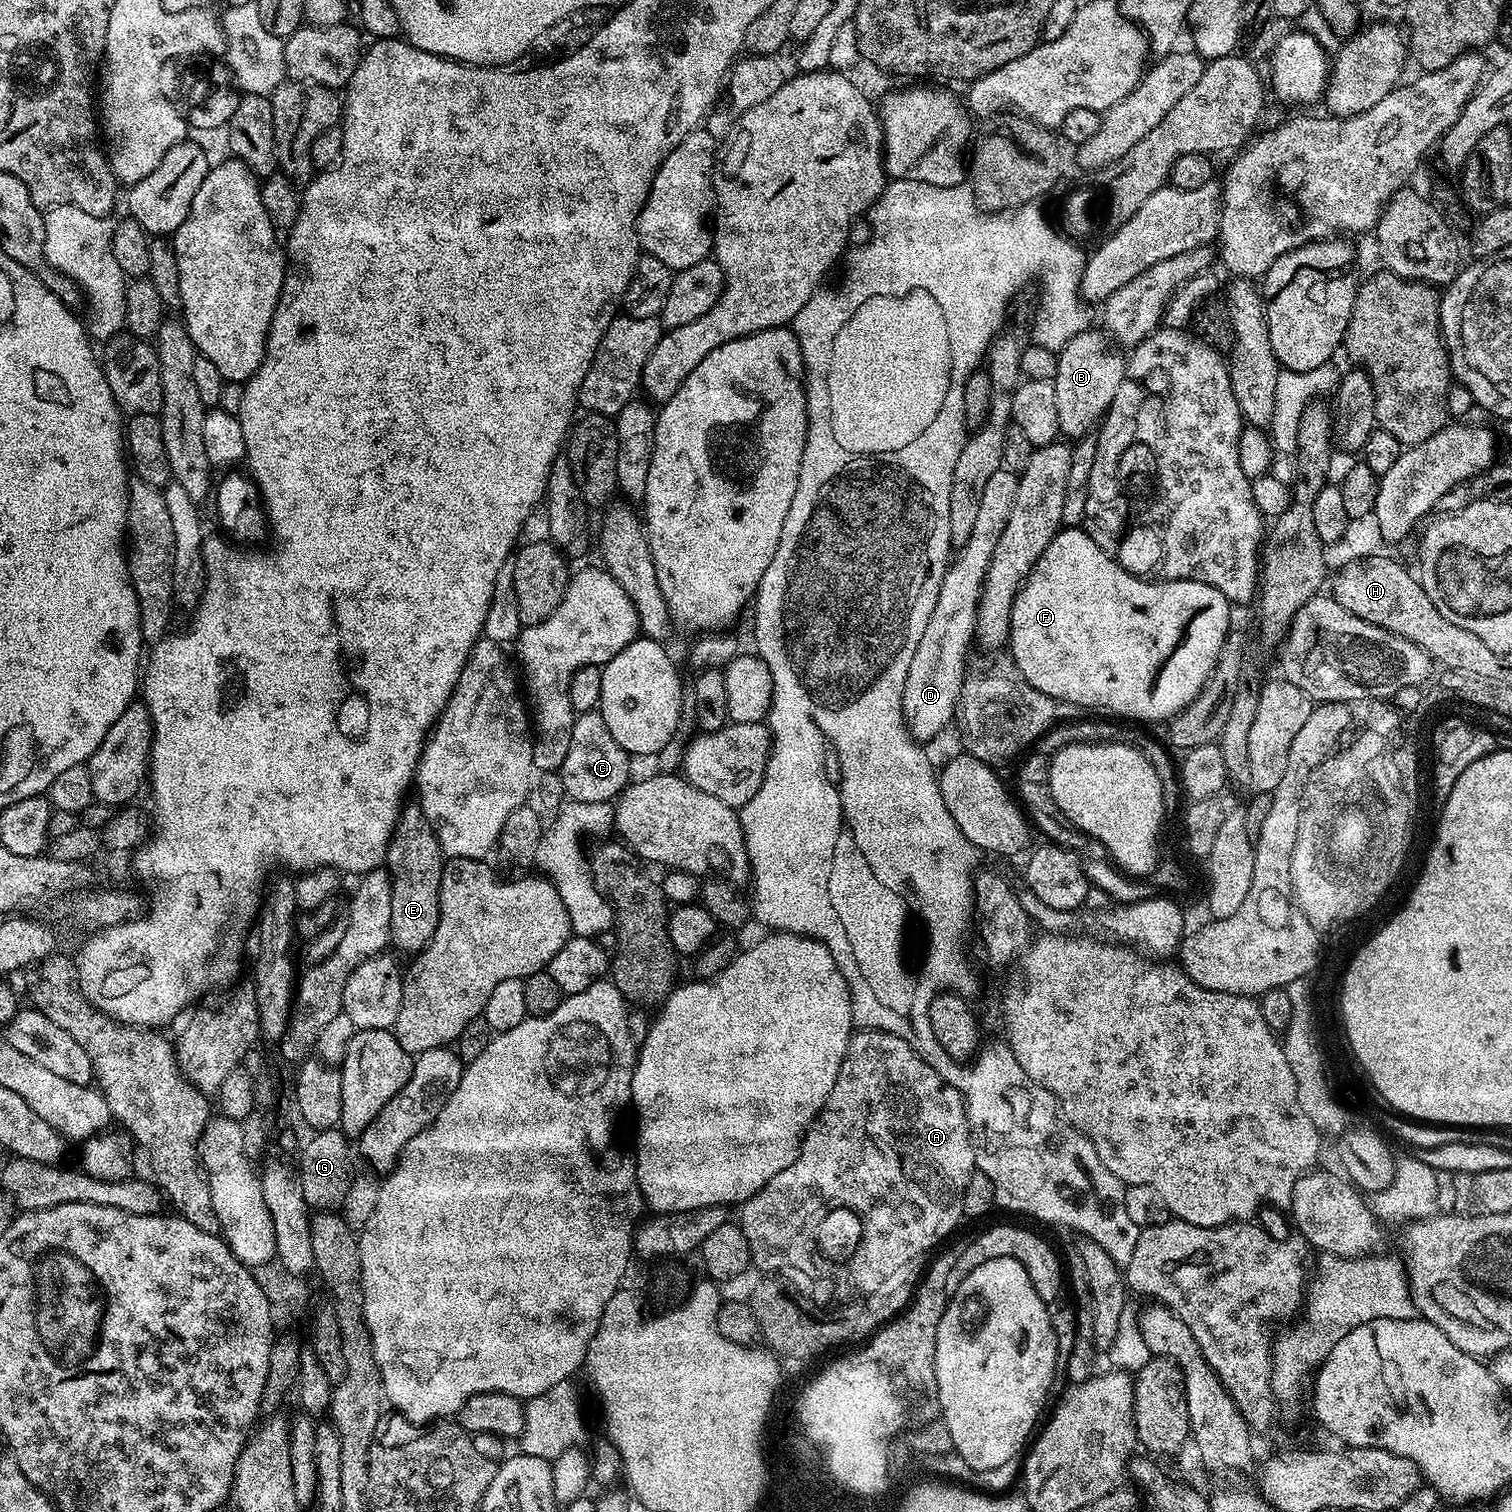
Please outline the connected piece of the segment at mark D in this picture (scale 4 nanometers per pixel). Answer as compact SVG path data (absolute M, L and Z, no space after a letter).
M1004 468L998 469L987 480L982 502L978 506L978 519L974 521L974 530L970 533L970 538L959 545L955 553L956 561L941 578L936 601L923 617L926 630L922 630L922 638L918 638L914 658L910 660L902 698L904 722L917 742L934 739L948 723L953 723L956 704L964 688L964 659L968 656L968 643L973 643L974 640L976 615L980 609L986 570L990 566L990 560L994 558L998 538L1002 538L1002 530L1006 530L1006 522L1010 522L1010 509L1014 506L1014 494L1019 485L1017 473L1008 472Z

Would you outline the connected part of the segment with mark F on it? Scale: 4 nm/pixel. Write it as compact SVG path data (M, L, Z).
M1064 526L1056 533L1056 537L1050 542L1050 546L1046 546L1046 550L1042 550L1038 562L1032 568L1032 573L1028 575L1026 582L1020 587L1020 593L1014 598L1014 606L1012 607L1012 630L1008 634L1007 647L1009 649L1012 648L1012 660L1016 663L1017 670L1015 669L1015 671L1018 673L1019 679L1025 680L1030 686L1034 686L1034 690L1042 690L1042 694L1050 694L1050 698L1074 702L1086 710L1092 710L1092 708L1105 708L1106 711L1113 712L1116 716L1125 716L1125 718L1128 719L1125 721L1128 722L1136 722L1132 720L1161 720L1161 722L1167 722L1171 720L1173 716L1177 716L1187 704L1194 702L1198 690L1202 690L1206 678L1214 670L1214 666L1218 662L1218 650L1222 650L1222 642L1227 638L1230 631L1230 625L1228 625L1228 608L1230 609L1230 601L1227 600L1222 593L1218 590L1214 590L1214 586L1206 586L1197 580L1162 580L1153 582L1144 579L1142 576L1130 574L1116 559L1110 554L1106 554L1106 550L1102 550L1102 546L1098 546L1098 542L1094 542L1094 538L1090 538L1090 534L1085 532L1083 527Z

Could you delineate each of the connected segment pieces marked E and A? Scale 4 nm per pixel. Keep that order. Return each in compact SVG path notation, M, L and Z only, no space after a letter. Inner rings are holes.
M405 803L400 809L400 821L394 826L394 834L388 843L386 857L386 871L392 880L390 944L397 953L418 954L430 942L440 917L440 887L445 863L446 857L440 850L438 838L419 803Z
M860 1030L853 1035L846 1058L842 1062L842 1070L838 1070L838 1078L826 1098L823 1108L812 1122L812 1127L804 1134L804 1140L800 1143L800 1153L786 1166L786 1170L781 1170L758 1190L745 1204L739 1205L738 1223L742 1234L746 1234L746 1242L750 1246L750 1258L752 1259L751 1267L761 1268L762 1273L768 1274L773 1269L783 1269L787 1276L790 1276L796 1285L807 1289L813 1288L819 1296L829 1294L834 1288L834 1282L839 1282L844 1268L846 1266L846 1282L850 1282L850 1266L842 1264L842 1258L848 1258L848 1254L842 1254L842 1248L848 1247L848 1242L858 1240L858 1212L864 1212L860 1216L862 1224L862 1234L864 1234L864 1246L860 1256L854 1258L856 1264L852 1264L852 1274L854 1274L854 1284L864 1284L860 1288L873 1288L880 1284L880 1280L893 1270L899 1268L900 1264L911 1260L921 1249L933 1251L939 1240L944 1240L956 1227L959 1226L960 1220L964 1216L962 1210L962 1194L966 1194L966 1182L970 1182L973 1172L977 1171L976 1167L976 1145L974 1143L974 1133L968 1124L968 1109L964 1107L964 1098L954 1086L950 1086L902 1038L898 1038L889 1032L874 1032L871 1030Z

